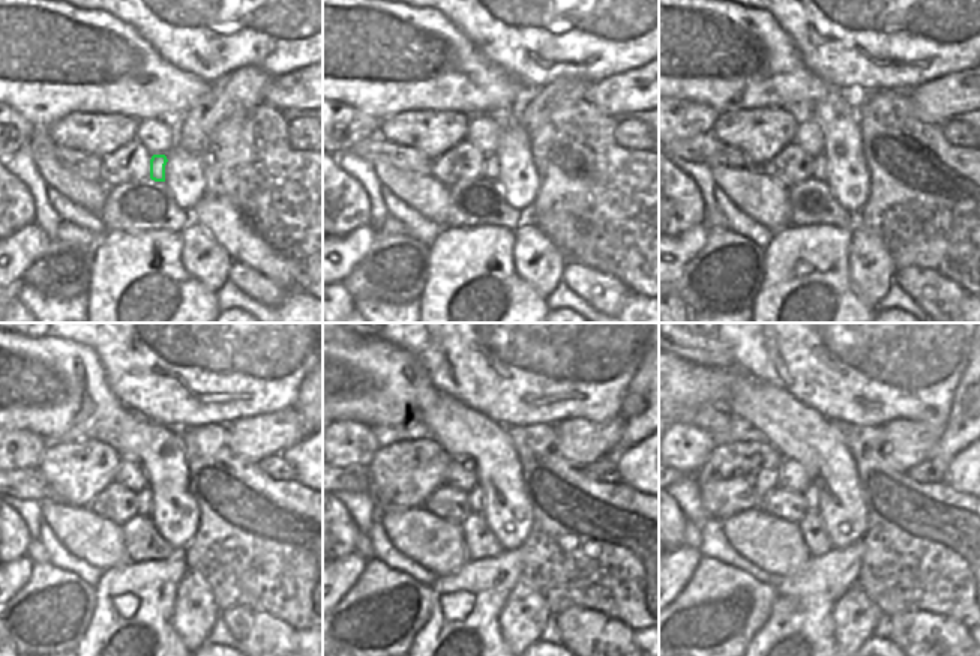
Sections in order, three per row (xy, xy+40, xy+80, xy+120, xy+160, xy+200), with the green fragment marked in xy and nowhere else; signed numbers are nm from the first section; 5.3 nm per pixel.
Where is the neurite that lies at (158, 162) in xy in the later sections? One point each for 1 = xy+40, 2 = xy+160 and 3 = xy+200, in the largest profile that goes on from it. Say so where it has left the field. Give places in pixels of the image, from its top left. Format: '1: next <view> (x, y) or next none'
1: next xy+40 (491, 164)
2: next xy+160 (476, 496)
3: next xy+200 (811, 496)

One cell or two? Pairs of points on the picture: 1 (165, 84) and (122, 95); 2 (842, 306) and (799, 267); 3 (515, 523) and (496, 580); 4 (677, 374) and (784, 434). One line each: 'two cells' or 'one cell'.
1: one cell
2: one cell
3: two cells
4: two cells

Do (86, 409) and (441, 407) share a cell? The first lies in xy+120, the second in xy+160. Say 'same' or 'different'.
different

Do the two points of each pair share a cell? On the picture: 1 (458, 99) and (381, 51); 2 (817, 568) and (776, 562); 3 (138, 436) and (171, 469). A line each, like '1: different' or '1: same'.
1: same
2: different
3: same

